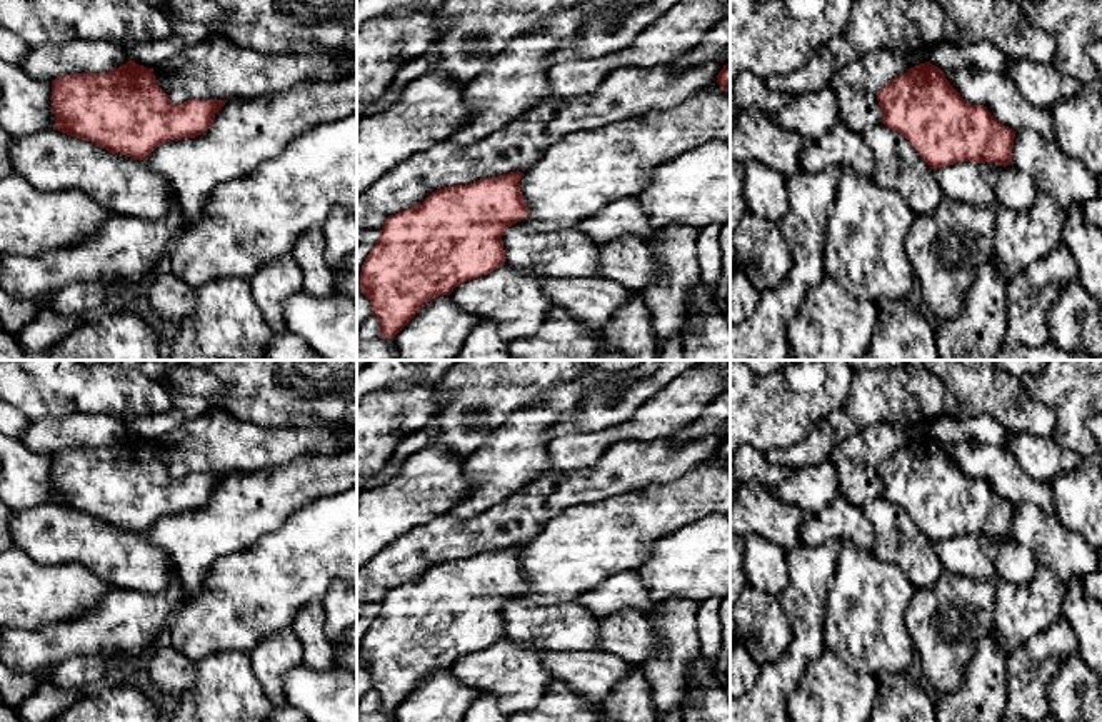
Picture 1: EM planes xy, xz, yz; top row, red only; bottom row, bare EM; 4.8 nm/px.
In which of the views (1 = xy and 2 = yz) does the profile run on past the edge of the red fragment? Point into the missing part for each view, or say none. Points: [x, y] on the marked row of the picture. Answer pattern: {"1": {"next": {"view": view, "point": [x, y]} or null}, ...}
{"1": {"next": null}, "2": {"next": null}}

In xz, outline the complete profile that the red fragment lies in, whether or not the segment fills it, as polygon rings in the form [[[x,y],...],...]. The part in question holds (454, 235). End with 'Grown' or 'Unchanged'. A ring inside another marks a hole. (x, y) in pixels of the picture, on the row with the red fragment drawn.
[[[522,172],[480,178],[468,185],[443,187],[422,203],[390,215],[367,255],[357,283],[370,300],[380,335],[393,338],[430,300],[450,295],[467,280],[505,265],[503,232],[528,217],[520,192]]]. Unchanged

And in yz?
[[[930,62],[897,75],[877,100],[880,122],[902,133],[934,170],[957,162],[1014,165],[1015,132],[987,107],[965,102]]]. Unchanged

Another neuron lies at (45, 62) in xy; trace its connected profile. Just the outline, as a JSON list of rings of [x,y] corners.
[[[77,40],[65,45],[30,47],[20,67],[37,80],[77,73],[107,73],[125,65],[128,55],[105,40]]]

